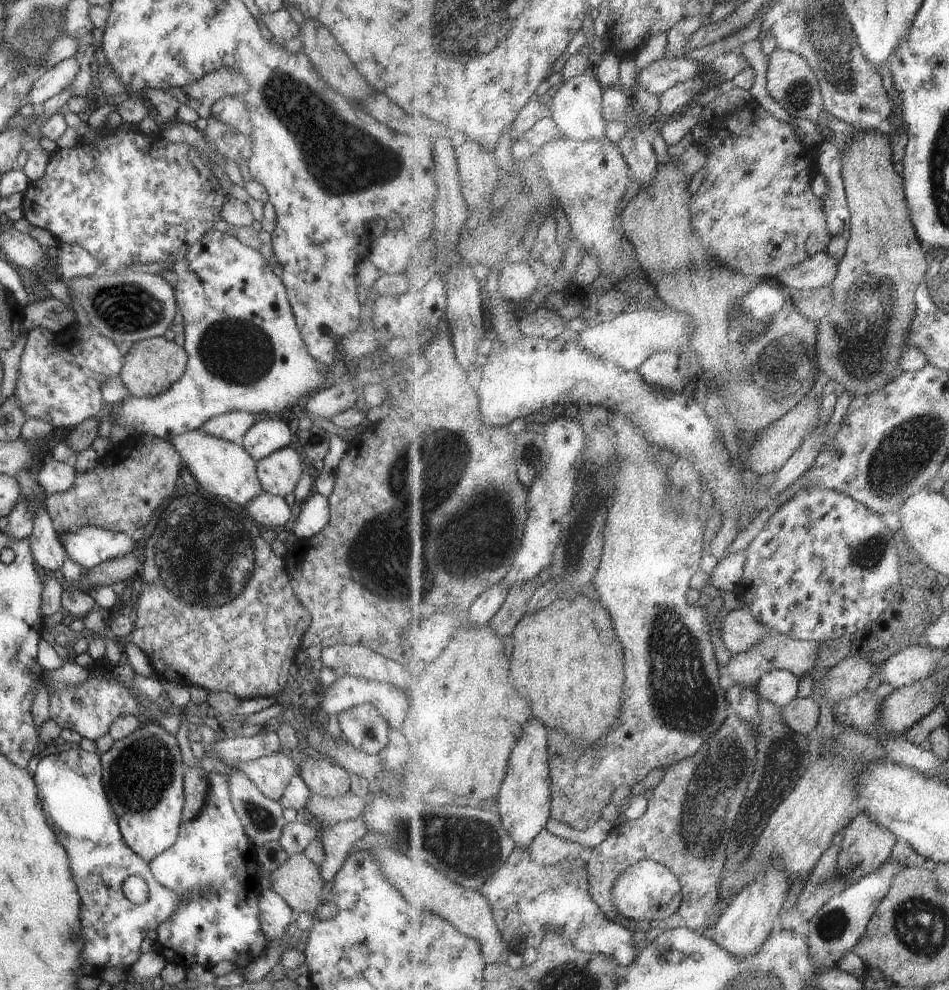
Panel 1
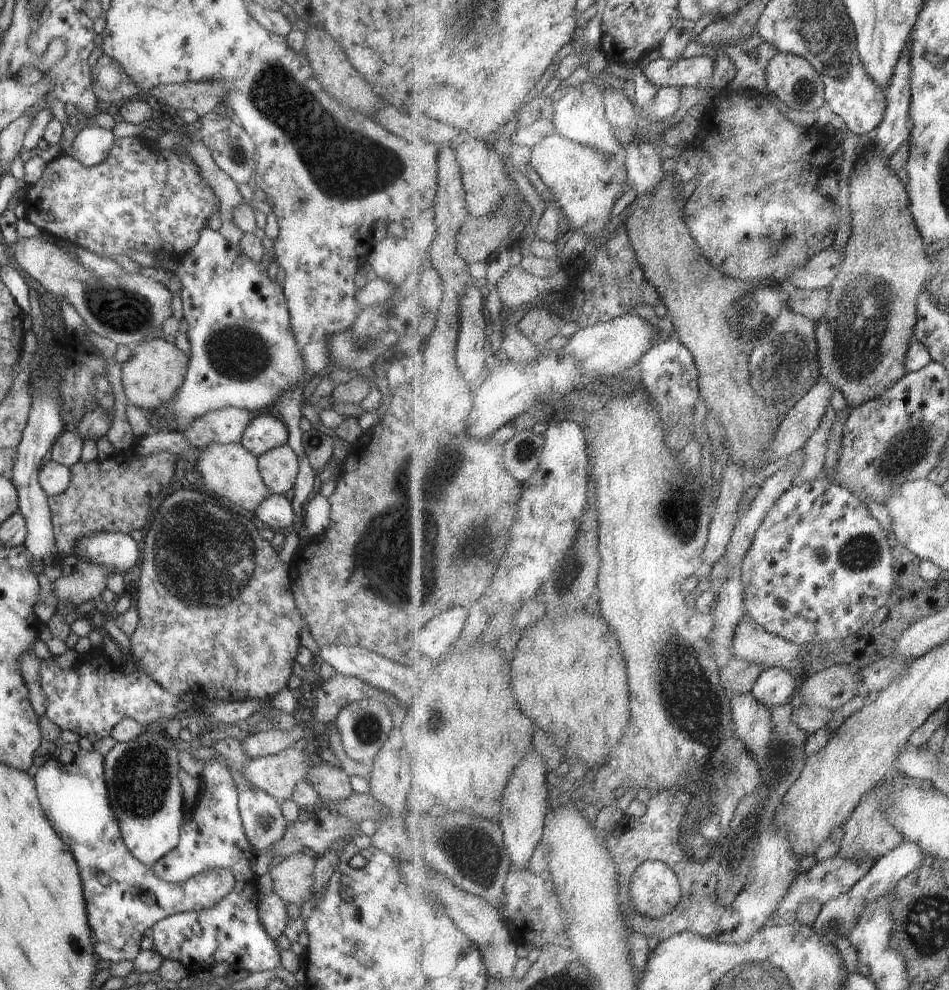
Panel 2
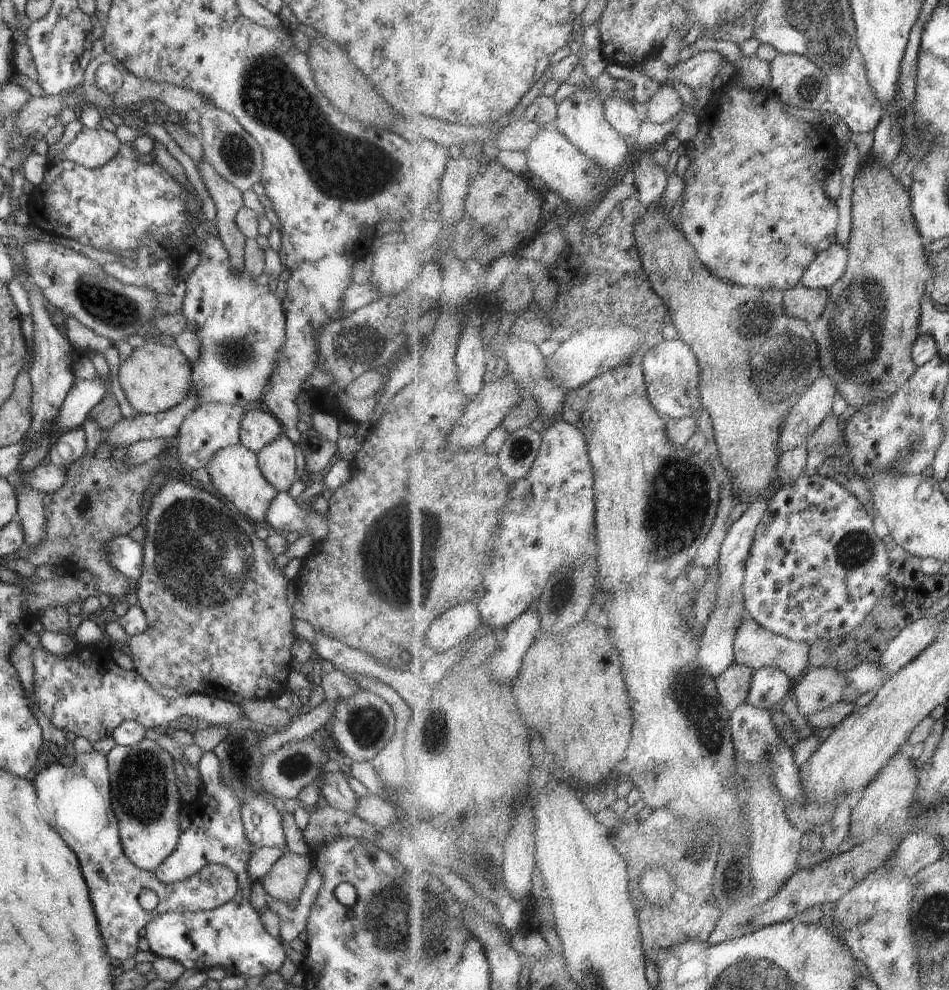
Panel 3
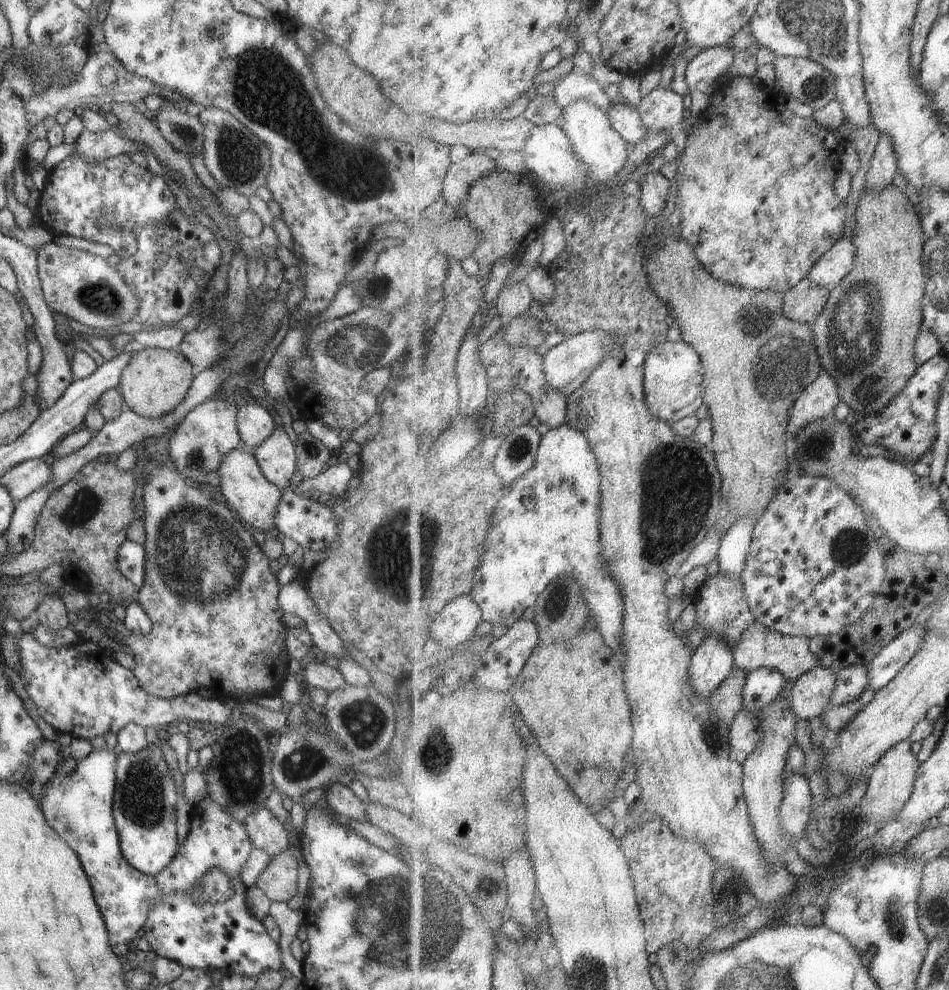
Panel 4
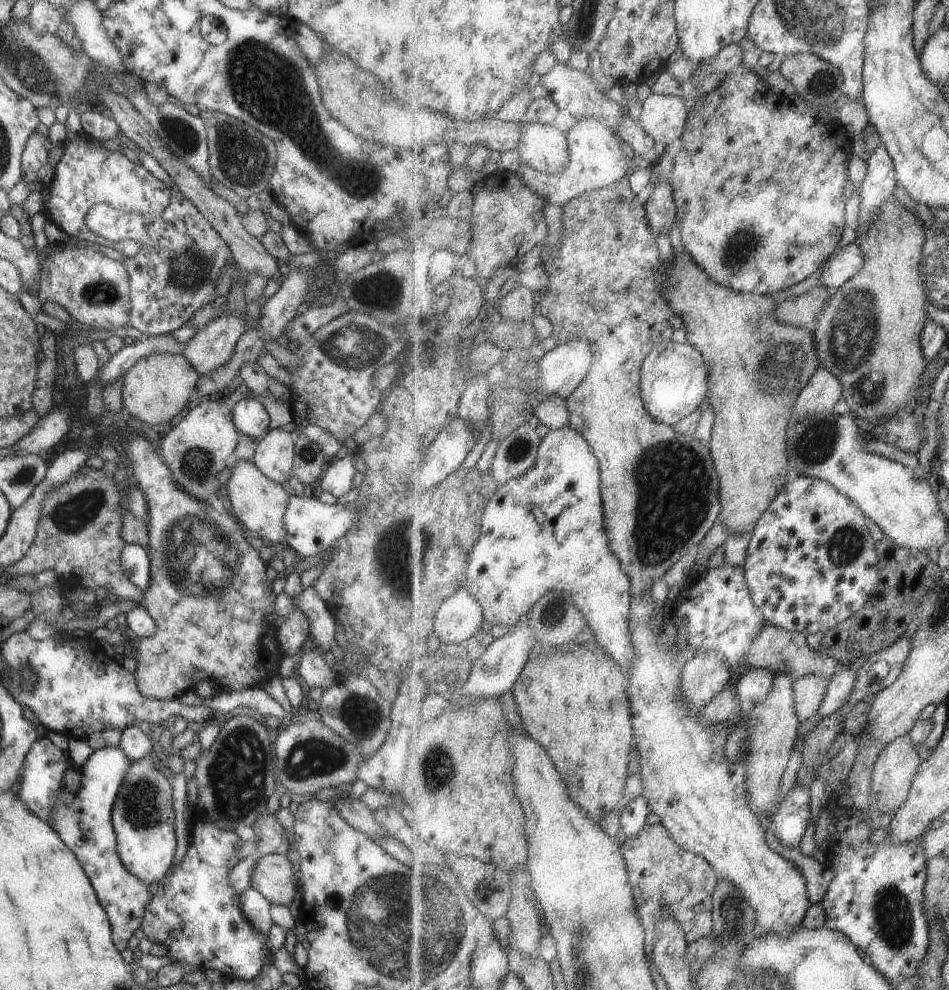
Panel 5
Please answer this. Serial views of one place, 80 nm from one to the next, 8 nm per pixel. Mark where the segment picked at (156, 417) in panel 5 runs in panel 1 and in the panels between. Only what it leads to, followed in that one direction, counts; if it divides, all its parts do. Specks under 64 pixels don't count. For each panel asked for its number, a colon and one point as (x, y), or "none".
1: (151, 366)
2: (151, 375)
3: (154, 378)
4: (154, 381)

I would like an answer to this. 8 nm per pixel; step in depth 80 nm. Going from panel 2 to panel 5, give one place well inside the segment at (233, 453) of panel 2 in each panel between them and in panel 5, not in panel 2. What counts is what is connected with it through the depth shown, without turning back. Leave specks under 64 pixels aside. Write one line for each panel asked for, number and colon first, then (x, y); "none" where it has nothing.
3: (234, 473)
4: (254, 500)
5: (258, 503)

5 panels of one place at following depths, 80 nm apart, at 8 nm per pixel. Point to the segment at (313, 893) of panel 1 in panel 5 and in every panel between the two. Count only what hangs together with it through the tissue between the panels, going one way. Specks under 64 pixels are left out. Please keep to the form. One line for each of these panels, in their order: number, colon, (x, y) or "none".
2: (292, 879)
3: (285, 880)
4: (277, 880)
5: (272, 877)

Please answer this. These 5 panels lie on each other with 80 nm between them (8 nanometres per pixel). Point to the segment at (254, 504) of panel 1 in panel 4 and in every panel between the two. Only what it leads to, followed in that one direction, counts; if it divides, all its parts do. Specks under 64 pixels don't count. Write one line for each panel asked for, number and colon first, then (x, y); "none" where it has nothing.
2: (274, 511)
3: (284, 515)
4: (312, 525)

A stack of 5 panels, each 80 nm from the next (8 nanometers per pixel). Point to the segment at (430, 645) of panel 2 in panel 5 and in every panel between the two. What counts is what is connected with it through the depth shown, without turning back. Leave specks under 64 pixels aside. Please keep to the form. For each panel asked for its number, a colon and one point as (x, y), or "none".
3: (451, 628)
4: (461, 618)
5: (461, 616)

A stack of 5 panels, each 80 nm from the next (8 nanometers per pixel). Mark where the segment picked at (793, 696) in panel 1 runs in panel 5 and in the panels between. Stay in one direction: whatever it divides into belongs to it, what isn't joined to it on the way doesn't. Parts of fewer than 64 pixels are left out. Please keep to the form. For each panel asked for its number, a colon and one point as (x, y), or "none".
2: (776, 685)
3: (769, 687)
4: (764, 686)
5: (754, 686)

